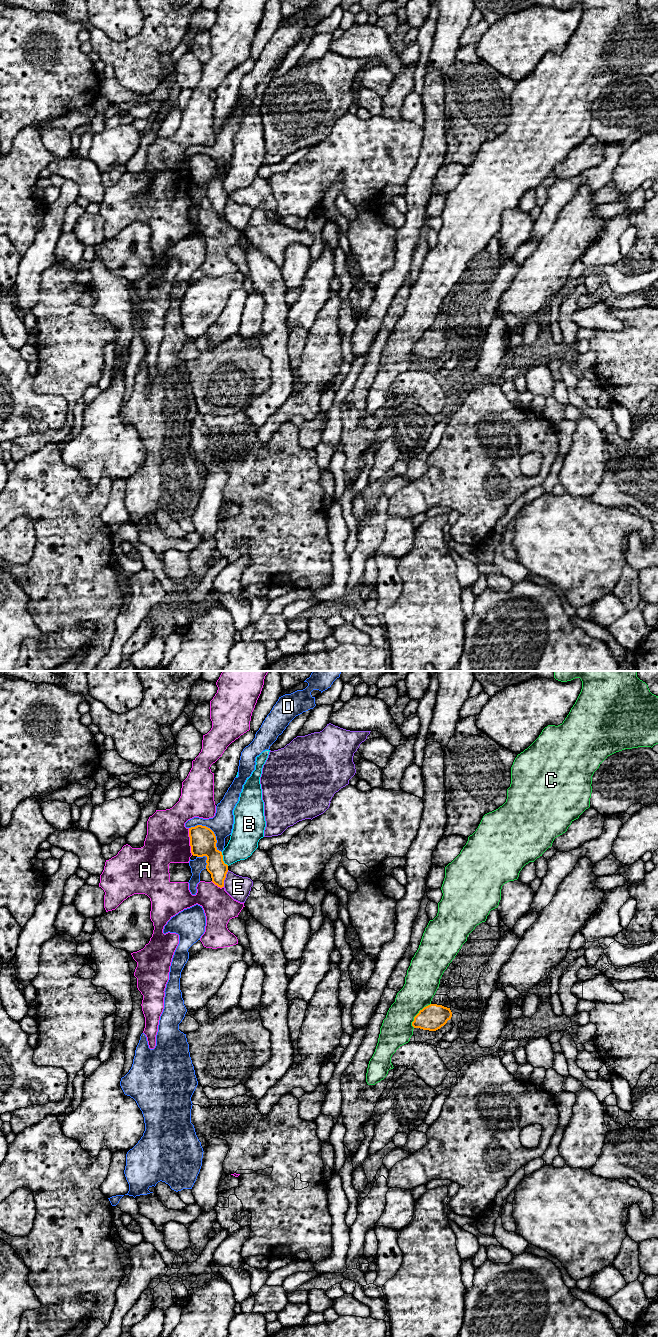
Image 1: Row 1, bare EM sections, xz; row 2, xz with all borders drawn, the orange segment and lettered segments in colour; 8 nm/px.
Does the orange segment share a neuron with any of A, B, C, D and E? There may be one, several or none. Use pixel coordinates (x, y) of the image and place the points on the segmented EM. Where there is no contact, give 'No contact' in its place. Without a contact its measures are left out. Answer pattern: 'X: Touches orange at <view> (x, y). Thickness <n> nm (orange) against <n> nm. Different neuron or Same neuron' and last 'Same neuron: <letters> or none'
A: Touches orange at xz (190, 841). Thickness 220 nm (orange) against 360 nm. Different neuron
B: Touches orange at xz (222, 859). Thickness 220 nm (orange) against 220 nm. Different neuron
C: Touches orange at xz (417, 1014). Thickness 200 nm (orange) against 260 nm. Different neuron
D: Touches orange at xz (211, 830). Thickness 220 nm (orange) against 180 nm. Different neuron
E: Touches orange at xz (225, 877). Thickness 150 nm (orange) against 190 nm. Different neuron
Same neuron: none

